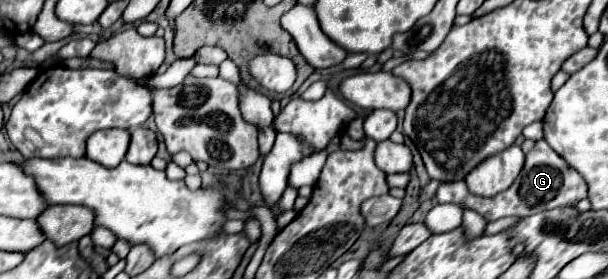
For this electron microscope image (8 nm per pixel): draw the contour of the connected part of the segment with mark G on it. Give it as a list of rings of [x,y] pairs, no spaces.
[[[543,139],[537,141],[533,151],[527,155],[525,167],[519,173],[519,177],[515,179],[515,183],[499,195],[489,197],[489,199],[475,197],[465,187],[465,181],[445,183],[435,193],[435,199],[439,203],[455,203],[461,209],[473,209],[479,215],[483,215],[487,221],[497,221],[507,215],[529,217],[529,215],[543,213],[543,211],[549,211],[555,207],[573,207],[577,201],[585,199],[585,197],[587,197],[587,183],[583,181],[583,177],[575,169],[567,167],[567,163],[563,163],[563,159],[559,159],[559,155],[555,155],[555,151],[551,151],[551,147],[547,147],[547,143],[543,143]]]

